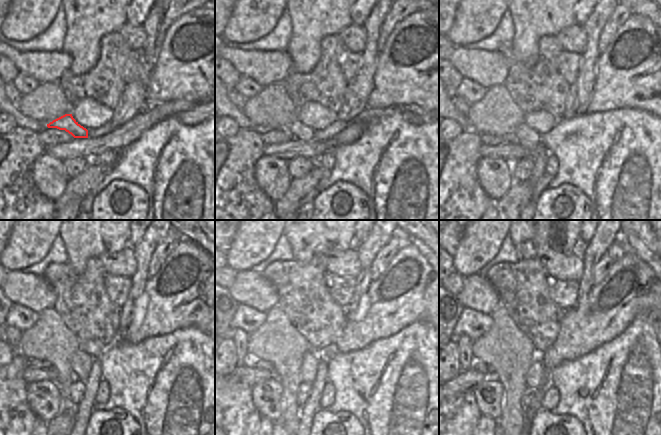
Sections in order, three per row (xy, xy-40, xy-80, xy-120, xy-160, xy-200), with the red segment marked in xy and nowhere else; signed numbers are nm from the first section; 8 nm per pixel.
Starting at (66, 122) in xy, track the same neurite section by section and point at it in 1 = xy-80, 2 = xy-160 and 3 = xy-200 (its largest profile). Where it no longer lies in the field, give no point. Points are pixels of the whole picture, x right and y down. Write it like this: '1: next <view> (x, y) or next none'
1: next xy-80 (527, 137)
2: next xy-160 (309, 368)
3: next xy-200 (536, 375)

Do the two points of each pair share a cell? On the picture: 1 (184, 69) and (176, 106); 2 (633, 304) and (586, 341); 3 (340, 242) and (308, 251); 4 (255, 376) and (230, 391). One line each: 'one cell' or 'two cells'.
1: two cells
2: one cell
3: one cell
4: two cells

